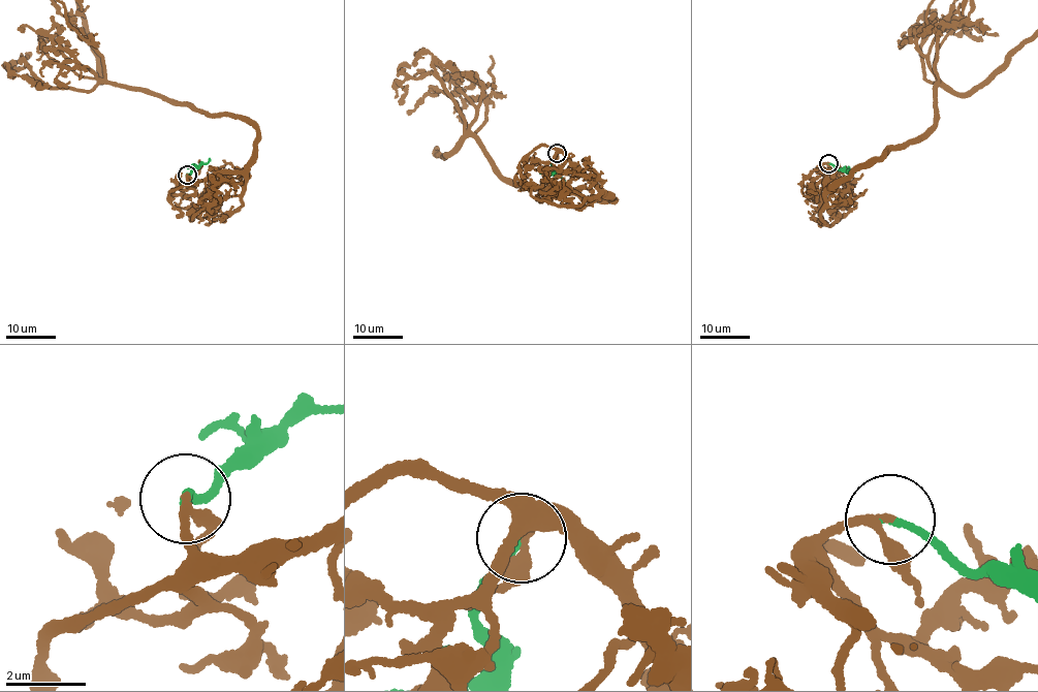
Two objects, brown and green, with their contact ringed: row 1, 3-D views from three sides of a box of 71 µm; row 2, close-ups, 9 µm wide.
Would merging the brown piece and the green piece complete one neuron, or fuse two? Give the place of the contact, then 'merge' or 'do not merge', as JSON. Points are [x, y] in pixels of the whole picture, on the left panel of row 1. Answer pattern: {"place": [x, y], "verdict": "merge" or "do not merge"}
{"place": [187, 175], "verdict": "merge"}

